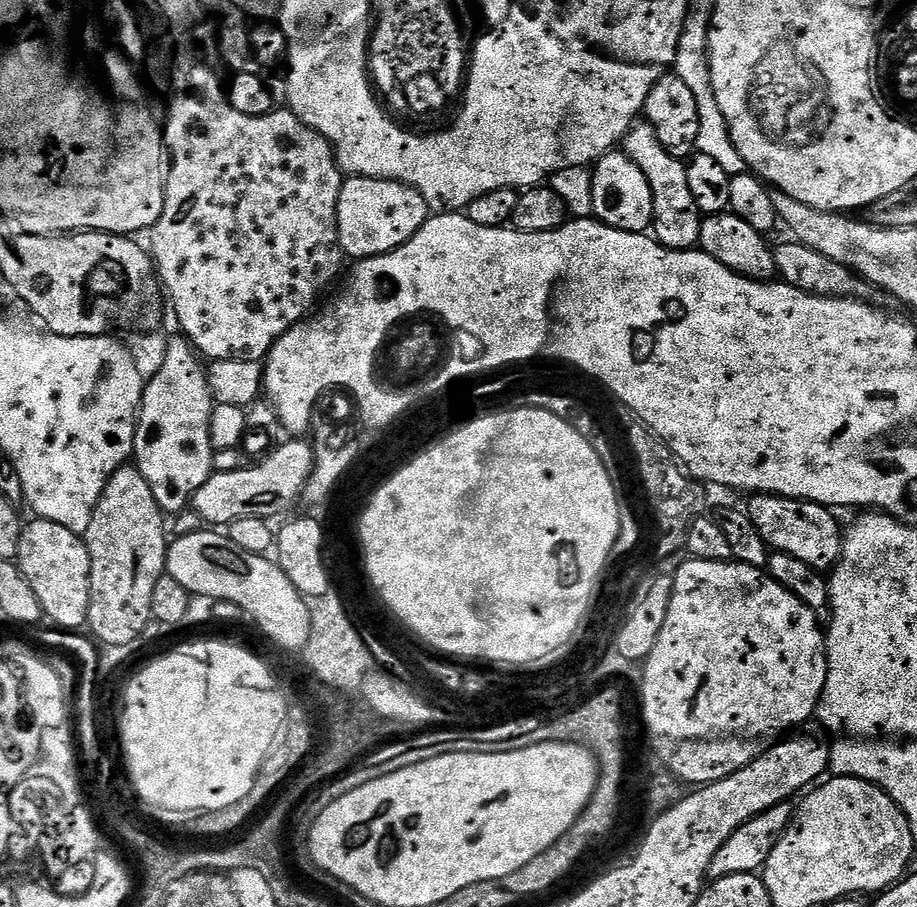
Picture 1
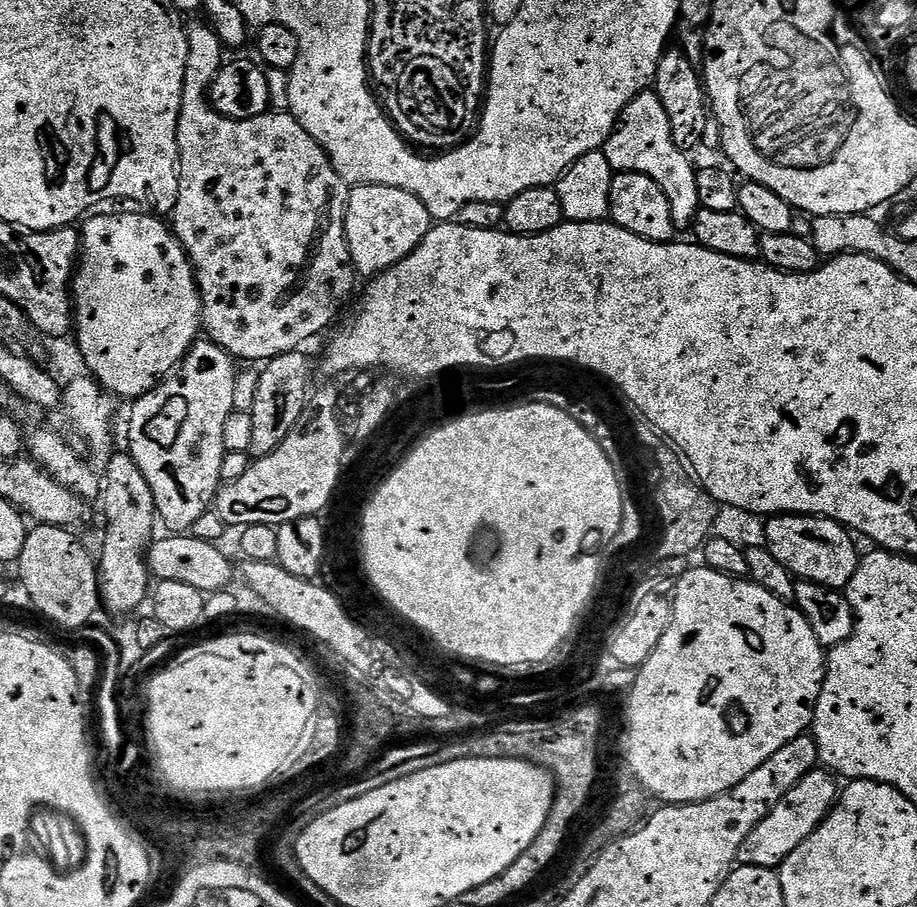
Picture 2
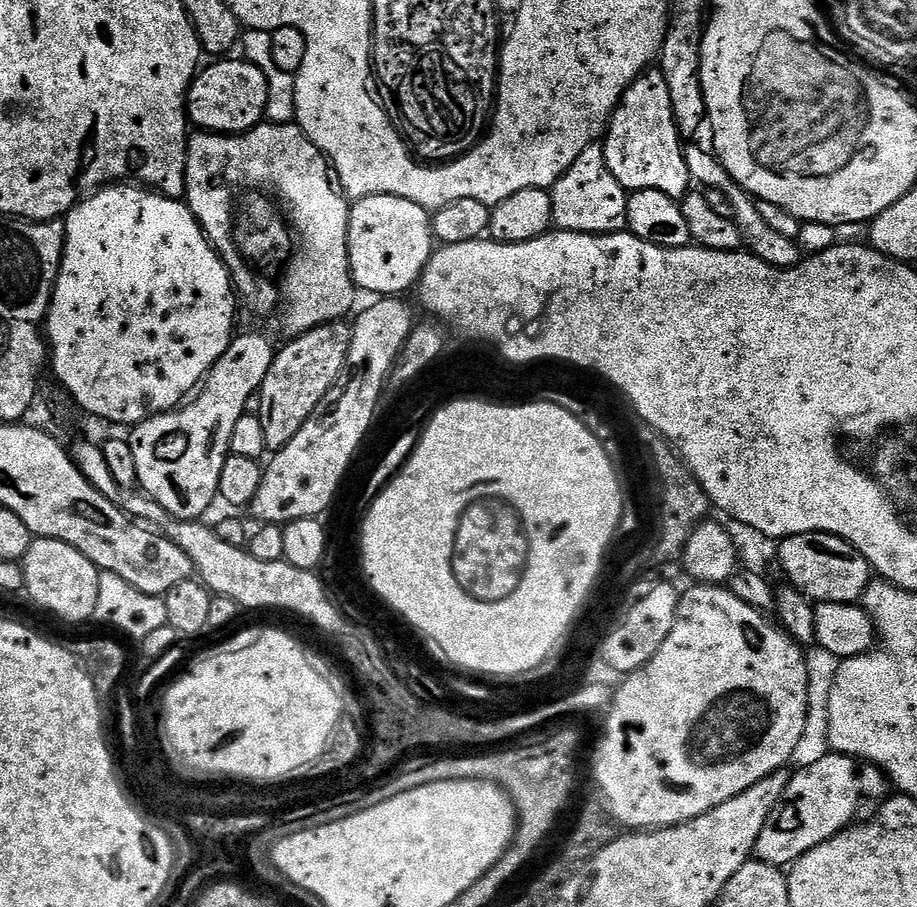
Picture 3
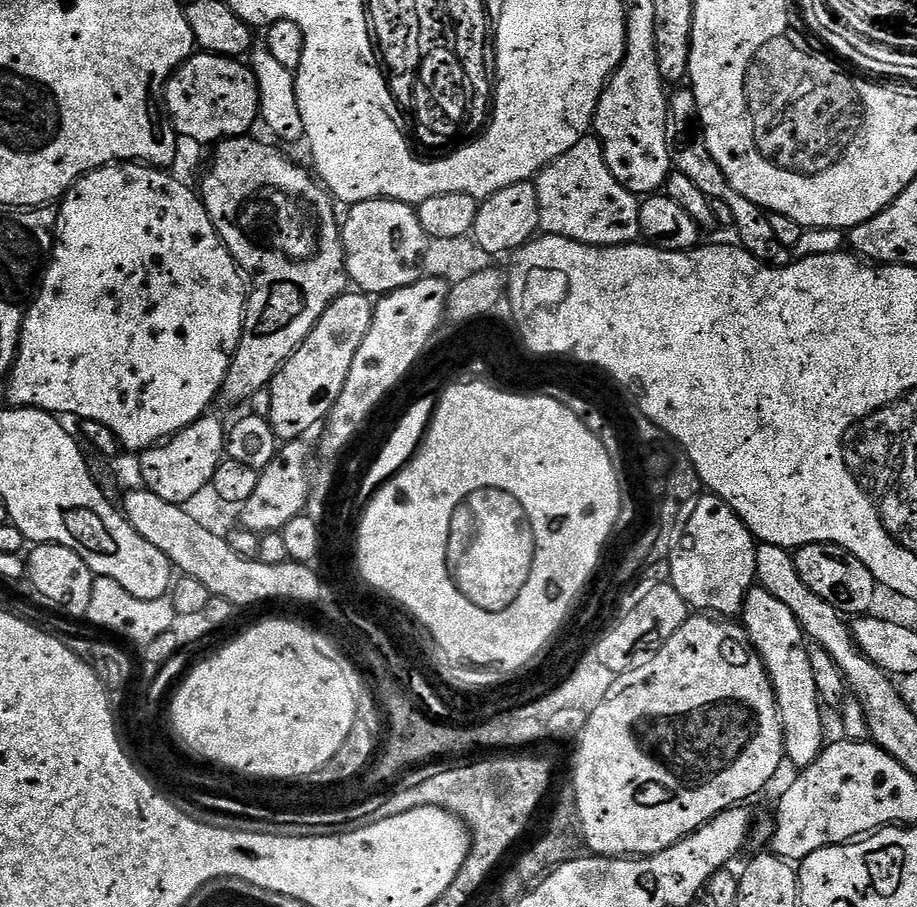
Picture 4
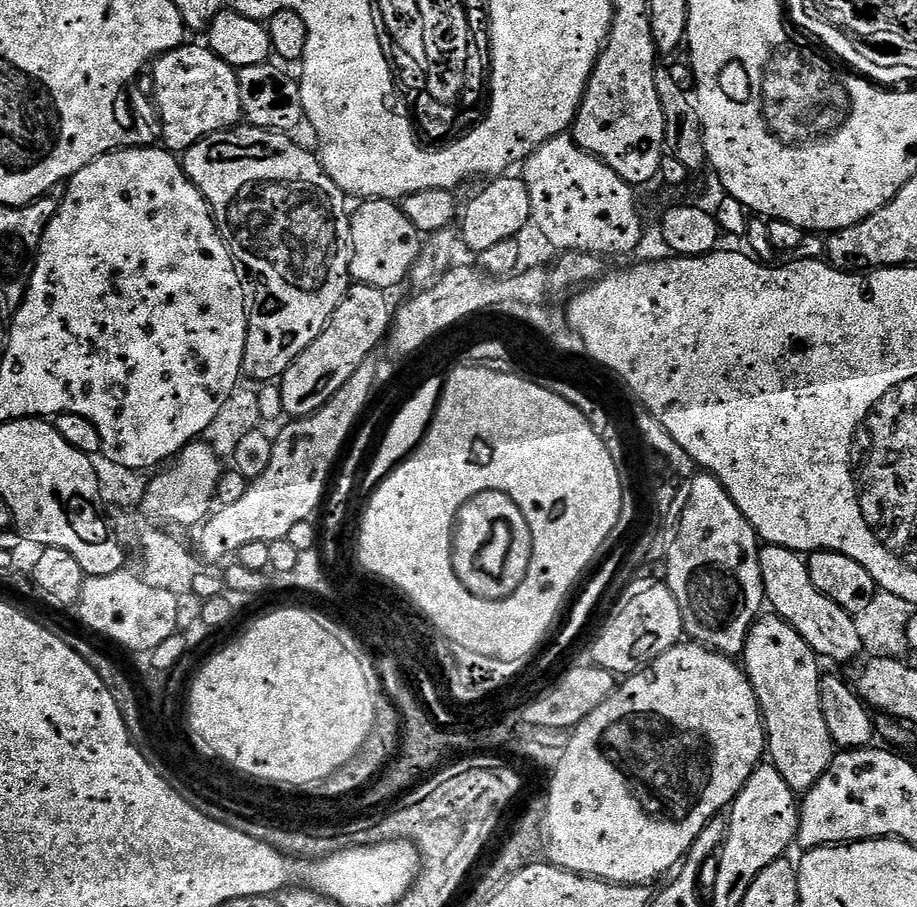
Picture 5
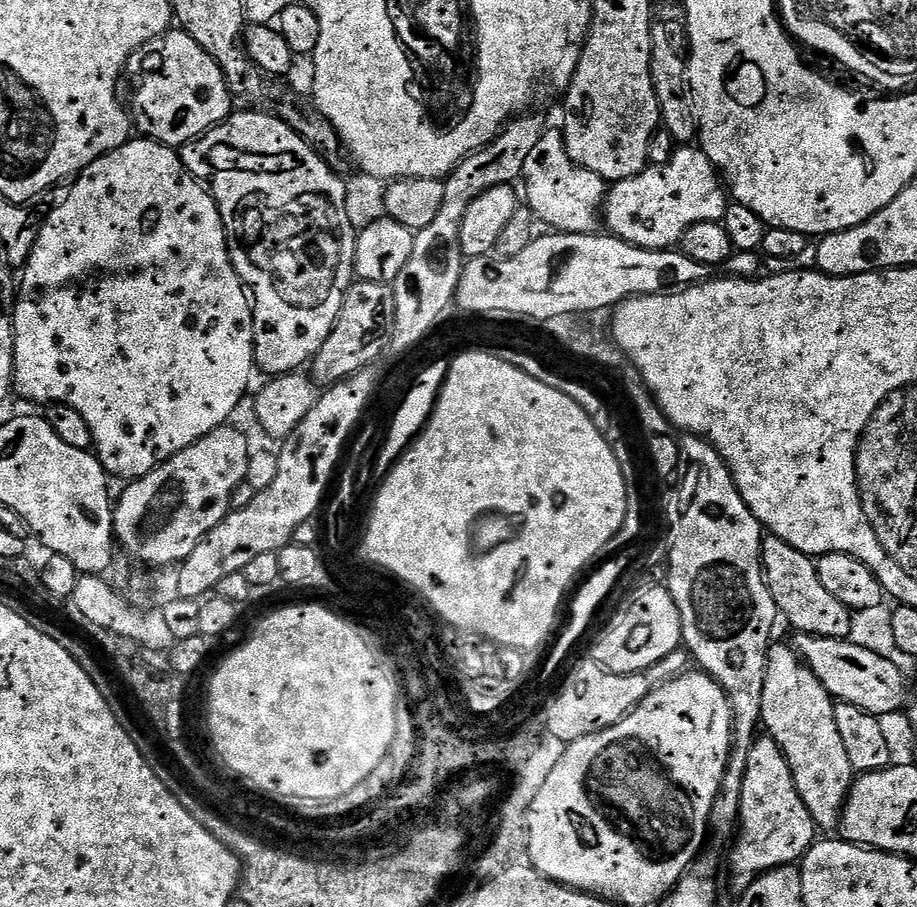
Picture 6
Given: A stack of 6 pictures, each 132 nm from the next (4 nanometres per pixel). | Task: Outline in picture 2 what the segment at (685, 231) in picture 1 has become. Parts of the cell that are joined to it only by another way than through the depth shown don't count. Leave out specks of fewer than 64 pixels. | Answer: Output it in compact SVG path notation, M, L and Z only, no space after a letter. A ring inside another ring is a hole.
M654 90L639 92L622 110L620 122L610 134L602 149L606 158L612 163L613 173L637 172L646 174L646 178L654 178L658 186L662 186L662 194L670 202L670 214L677 229L691 229L701 205L698 196L697 169L692 168L689 153L674 146L674 138L670 134L670 118L666 118L666 110L662 106L662 98Z

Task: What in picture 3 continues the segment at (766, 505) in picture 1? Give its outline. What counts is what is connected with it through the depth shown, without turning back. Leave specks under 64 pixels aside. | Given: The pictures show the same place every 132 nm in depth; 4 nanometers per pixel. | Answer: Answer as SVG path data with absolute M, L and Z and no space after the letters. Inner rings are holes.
M807 532L785 536L776 550L778 566L791 587L799 590L807 600L816 604L838 602L854 604L864 599L864 592L874 579L872 568L848 540L825 532Z

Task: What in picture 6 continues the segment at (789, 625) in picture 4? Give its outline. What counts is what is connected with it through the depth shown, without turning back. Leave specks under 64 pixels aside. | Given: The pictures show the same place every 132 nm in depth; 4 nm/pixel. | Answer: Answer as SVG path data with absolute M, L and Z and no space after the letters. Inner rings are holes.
M776 642L769 647L761 706L763 731L778 742L792 771L794 786L806 810L810 810L810 818L814 818L817 829L835 829L840 823L854 773L834 722L836 704L791 643Z

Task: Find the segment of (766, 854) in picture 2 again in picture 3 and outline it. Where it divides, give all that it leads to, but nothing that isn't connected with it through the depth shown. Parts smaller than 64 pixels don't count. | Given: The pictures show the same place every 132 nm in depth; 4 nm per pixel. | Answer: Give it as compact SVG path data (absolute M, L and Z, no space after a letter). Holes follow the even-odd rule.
M840 752L827 755L789 775L778 806L770 810L770 818L766 818L762 834L758 834L754 856L759 863L777 866L795 864L807 852L814 850L814 846L845 831L857 819L856 811L864 796L880 802L889 795L890 781L878 765L857 760L854 756L844 756Z

